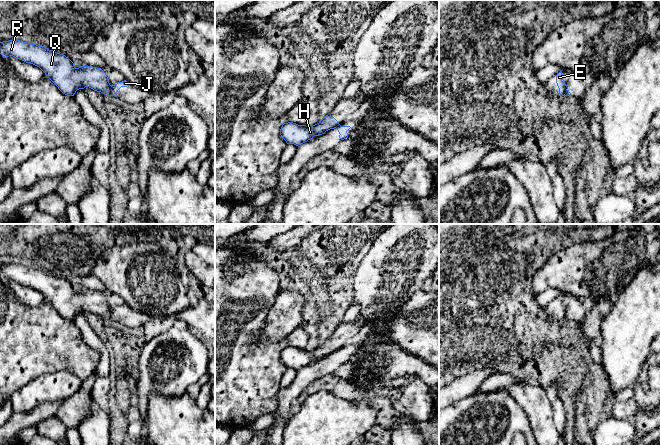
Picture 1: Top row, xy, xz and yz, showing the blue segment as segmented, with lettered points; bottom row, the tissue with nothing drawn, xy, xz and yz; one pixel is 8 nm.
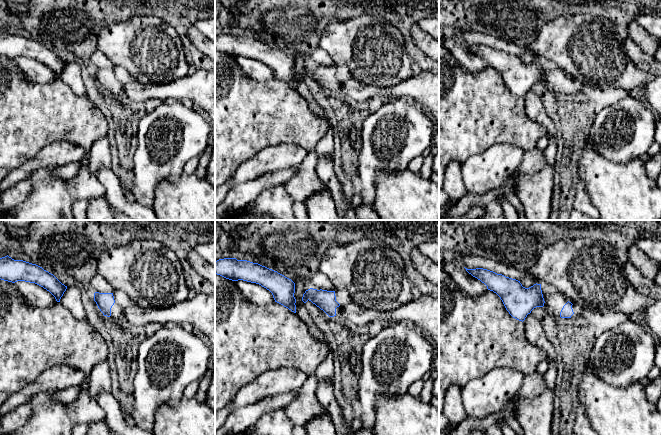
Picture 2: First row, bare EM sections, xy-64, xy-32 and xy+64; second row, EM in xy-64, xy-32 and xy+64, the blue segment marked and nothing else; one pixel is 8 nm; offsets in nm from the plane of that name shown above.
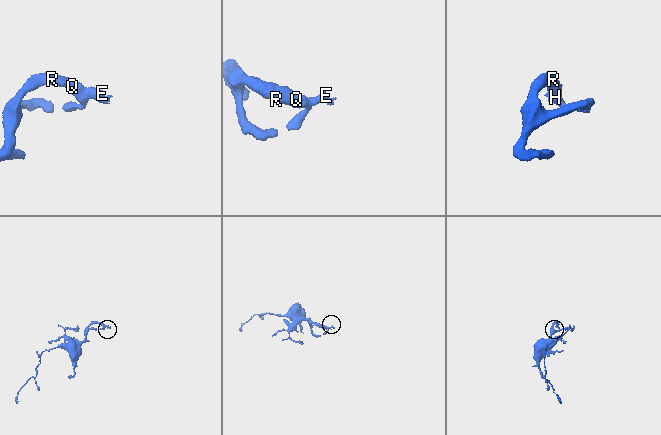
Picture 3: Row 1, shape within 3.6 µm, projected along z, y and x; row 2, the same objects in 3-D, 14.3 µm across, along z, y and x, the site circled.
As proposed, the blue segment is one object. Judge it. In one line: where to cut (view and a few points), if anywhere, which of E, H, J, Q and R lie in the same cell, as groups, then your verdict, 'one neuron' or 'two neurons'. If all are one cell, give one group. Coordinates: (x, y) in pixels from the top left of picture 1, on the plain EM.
cut in xy along (111, 310), (107, 319); E H Q R / J; two neurons

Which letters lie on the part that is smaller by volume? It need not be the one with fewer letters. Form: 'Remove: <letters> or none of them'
Remove: J

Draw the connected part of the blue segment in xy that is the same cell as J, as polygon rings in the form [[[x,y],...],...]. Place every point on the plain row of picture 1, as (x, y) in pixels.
[[[126,304],[125,305],[122,305],[122,306],[118,306],[117,308],[115,309],[112,309],[110,311],[110,316],[109,316],[109,319],[108,320],[115,320],[117,321],[117,316],[118,314],[121,312],[121,311],[127,311],[129,308],[129,306],[127,306]]]

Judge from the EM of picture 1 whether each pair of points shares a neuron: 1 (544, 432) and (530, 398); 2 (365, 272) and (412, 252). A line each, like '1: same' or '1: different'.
1: same
2: same

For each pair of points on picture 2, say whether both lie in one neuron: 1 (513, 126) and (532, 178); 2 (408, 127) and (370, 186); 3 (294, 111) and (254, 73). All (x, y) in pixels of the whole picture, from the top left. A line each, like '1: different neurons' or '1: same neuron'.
1: different neurons
2: same neuron
3: different neurons

